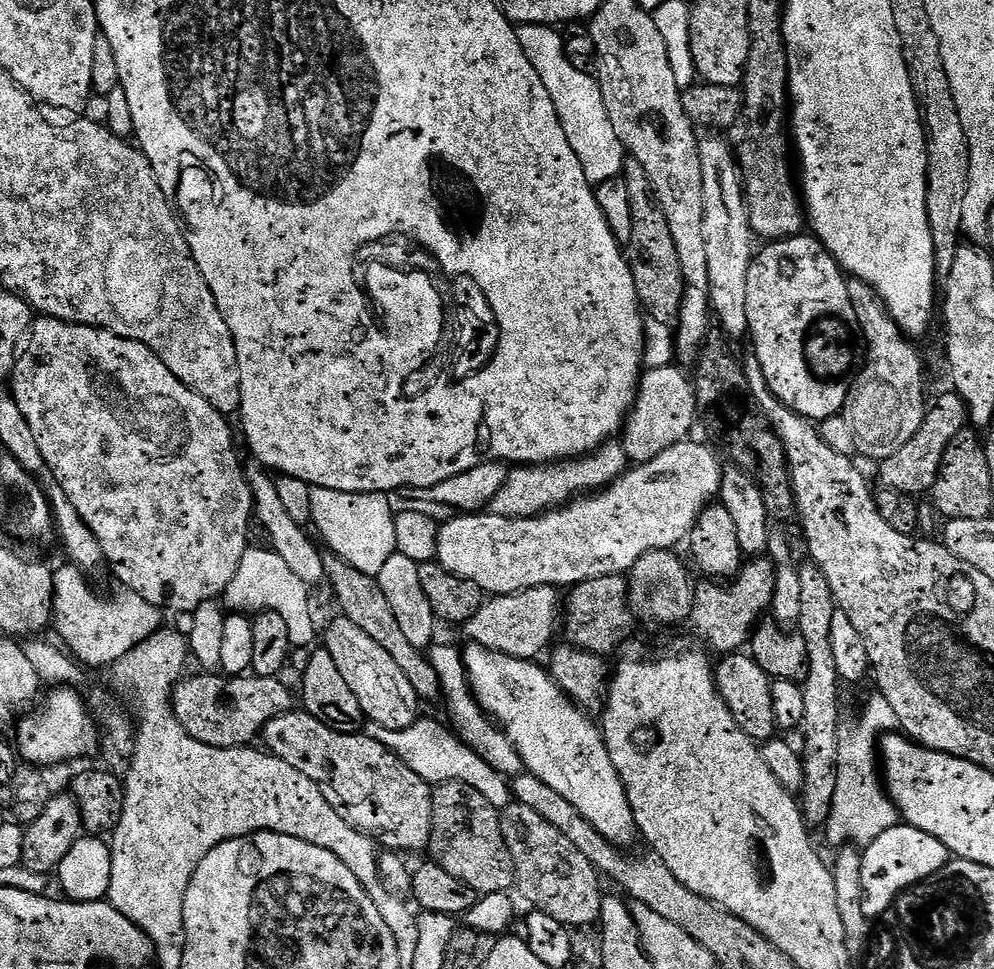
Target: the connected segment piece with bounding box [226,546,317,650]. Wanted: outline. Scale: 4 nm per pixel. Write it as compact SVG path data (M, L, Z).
M250 546L242 556L242 566L230 582L226 593L226 604L236 614L259 614L273 612L282 614L286 626L290 626L292 643L297 649L307 649L307 644L315 645L316 620L312 617L312 600L308 597L309 585L304 584L293 574L290 566L277 552L265 550L259 552L256 546Z

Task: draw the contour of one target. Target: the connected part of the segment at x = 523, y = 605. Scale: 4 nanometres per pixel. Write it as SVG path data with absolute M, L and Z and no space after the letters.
M531 588L509 596L485 599L482 610L474 614L466 625L471 643L513 656L519 660L537 659L536 655L556 636L556 627L562 624L562 596L555 588Z

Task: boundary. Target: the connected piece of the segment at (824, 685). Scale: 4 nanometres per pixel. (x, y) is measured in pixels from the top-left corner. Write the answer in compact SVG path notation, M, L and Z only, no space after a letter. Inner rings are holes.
M808 562L800 568L802 582L802 618L798 625L798 635L806 642L808 655L808 677L802 682L806 698L806 714L802 725L804 732L804 786L802 789L802 811L809 829L823 829L832 818L834 790L838 784L838 756L840 754L840 688L842 681L838 666L834 666L834 649L830 646L830 626L838 611L836 599L822 570Z

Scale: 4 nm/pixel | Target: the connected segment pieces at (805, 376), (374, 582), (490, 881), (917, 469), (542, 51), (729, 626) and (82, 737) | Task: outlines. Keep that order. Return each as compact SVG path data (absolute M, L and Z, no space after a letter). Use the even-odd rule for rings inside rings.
M811 234L789 236L786 240L765 243L763 247L761 252L759 249L753 255L750 278L746 278L746 318L748 319L748 336L750 341L752 340L753 346L756 347L754 358L760 364L760 369L768 380L768 389L788 408L792 408L800 416L805 416L807 420L813 422L819 422L831 416L839 416L844 411L848 391L852 388L858 365L862 360L862 333L858 326L856 307L854 302L850 302L850 290L845 273L842 271L840 263L825 250L823 242Z
M324 552L324 574L328 586L332 586L332 592L336 595L336 600L340 603L343 619L354 622L358 630L363 630L365 634L370 634L394 662L398 662L398 670L410 678L410 686L414 686L417 697L424 700L440 700L442 693L440 690L440 676L434 670L431 659L421 649L415 648L406 639L406 634L402 626L398 626L398 618L394 618L394 610L390 606L390 601L386 599L386 594L382 594L382 586L377 577L370 574L362 574L350 562L346 562L333 552Z
M461 780L450 782L449 784L435 785L432 801L434 802L434 818L432 819L432 843L430 845L431 859L446 874L454 874L458 882L466 882L476 893L485 894L492 892L509 891L510 886L516 884L516 866L510 850L506 846L506 838L502 836L502 826L500 825L501 809L490 806L474 786L464 784Z
M954 390L947 391L937 398L936 408L929 407L925 411L918 434L914 434L914 438L910 438L910 442L906 442L906 446L902 446L898 454L879 461L880 488L893 488L917 498L927 497L931 493L940 473L942 458L946 458L946 450L969 423L967 402Z
M521 24L516 33L518 42L522 42L522 50L526 50L526 58L530 58L530 66L538 70L538 78L542 78L546 90L550 90L550 102L554 102L562 130L566 130L566 138L574 154L578 154L578 162L582 162L586 182L595 186L621 175L626 150L614 131L614 125L610 123L599 79L590 74L582 74L582 70L570 66L564 53L563 35L555 27L547 24Z
M752 558L741 567L739 574L727 585L724 600L716 600L701 607L695 613L694 621L700 627L700 636L719 654L736 654L740 648L749 643L753 632L765 619L772 607L772 599L776 594L776 578L778 569L771 559ZM701 611L701 612L700 612ZM700 612L700 613L699 613ZM764 616L764 617L763 617Z
M56 686L51 689L48 697L43 697L39 705L40 713L36 717L28 716L20 724L20 740L18 752L27 763L37 766L71 762L89 755L98 744L101 745L100 732L96 729L90 715L89 705L75 687Z

